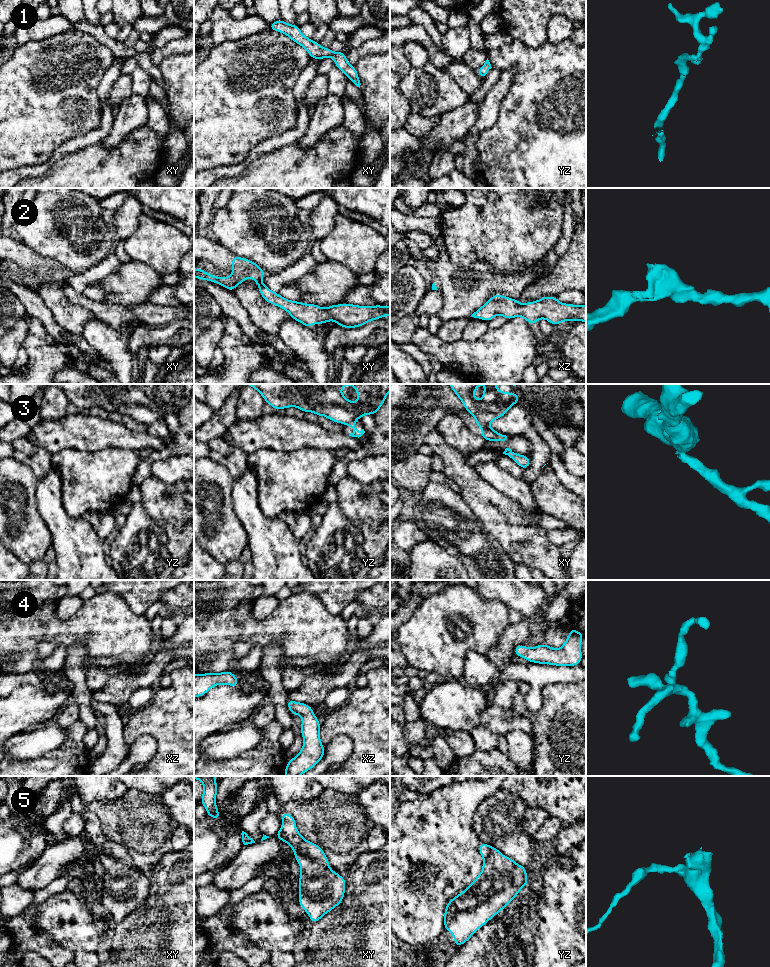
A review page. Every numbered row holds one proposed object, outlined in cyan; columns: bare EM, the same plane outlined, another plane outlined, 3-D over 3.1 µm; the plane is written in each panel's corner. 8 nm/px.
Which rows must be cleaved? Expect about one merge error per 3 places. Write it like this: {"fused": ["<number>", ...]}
{"fused": ["3", "5"]}

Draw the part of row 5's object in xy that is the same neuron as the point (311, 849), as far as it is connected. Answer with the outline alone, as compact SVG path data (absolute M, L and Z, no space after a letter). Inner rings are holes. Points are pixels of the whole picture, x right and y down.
M305 840L299 847L299 853L314 858L320 864L323 865L329 864L329 860L325 853L323 852L323 849L313 842Z

